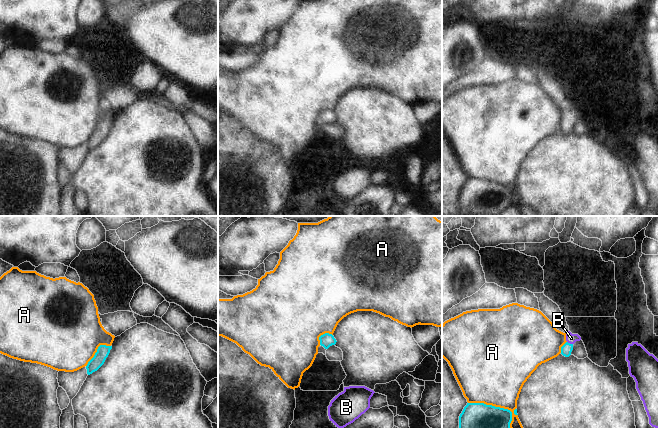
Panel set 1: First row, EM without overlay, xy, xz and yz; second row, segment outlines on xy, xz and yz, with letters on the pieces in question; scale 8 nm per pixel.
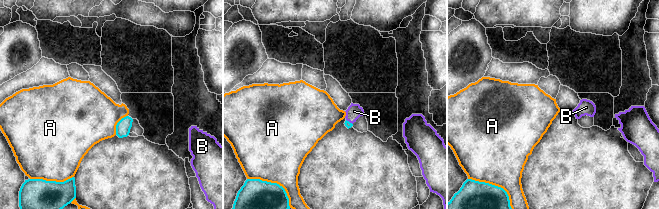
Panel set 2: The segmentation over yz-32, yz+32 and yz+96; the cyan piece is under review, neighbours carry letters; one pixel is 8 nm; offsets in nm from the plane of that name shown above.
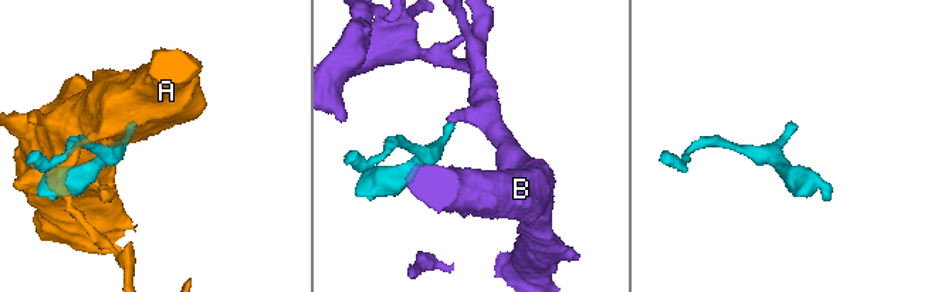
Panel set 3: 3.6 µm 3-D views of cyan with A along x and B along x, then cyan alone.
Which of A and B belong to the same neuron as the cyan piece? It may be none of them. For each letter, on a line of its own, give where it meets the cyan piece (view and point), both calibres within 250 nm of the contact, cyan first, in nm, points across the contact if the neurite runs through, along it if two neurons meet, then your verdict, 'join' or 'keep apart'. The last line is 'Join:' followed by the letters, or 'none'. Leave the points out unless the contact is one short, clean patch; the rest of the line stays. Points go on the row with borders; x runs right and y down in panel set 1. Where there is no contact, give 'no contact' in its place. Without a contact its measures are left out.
A: contact yz (493, 406); calibres 200 and 480 nm; keep apart
B: contact yz (569, 343); calibres 90 and 80 nm; way yz (566, 349), (569, 343), (571, 338); join
Join: B

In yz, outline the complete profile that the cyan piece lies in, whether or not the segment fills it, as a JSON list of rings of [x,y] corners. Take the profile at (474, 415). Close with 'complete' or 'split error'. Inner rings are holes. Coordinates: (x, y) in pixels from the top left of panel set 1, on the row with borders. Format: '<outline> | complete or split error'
[[[467,403],[459,416],[459,428],[510,428],[512,412],[508,409]]] | complete

